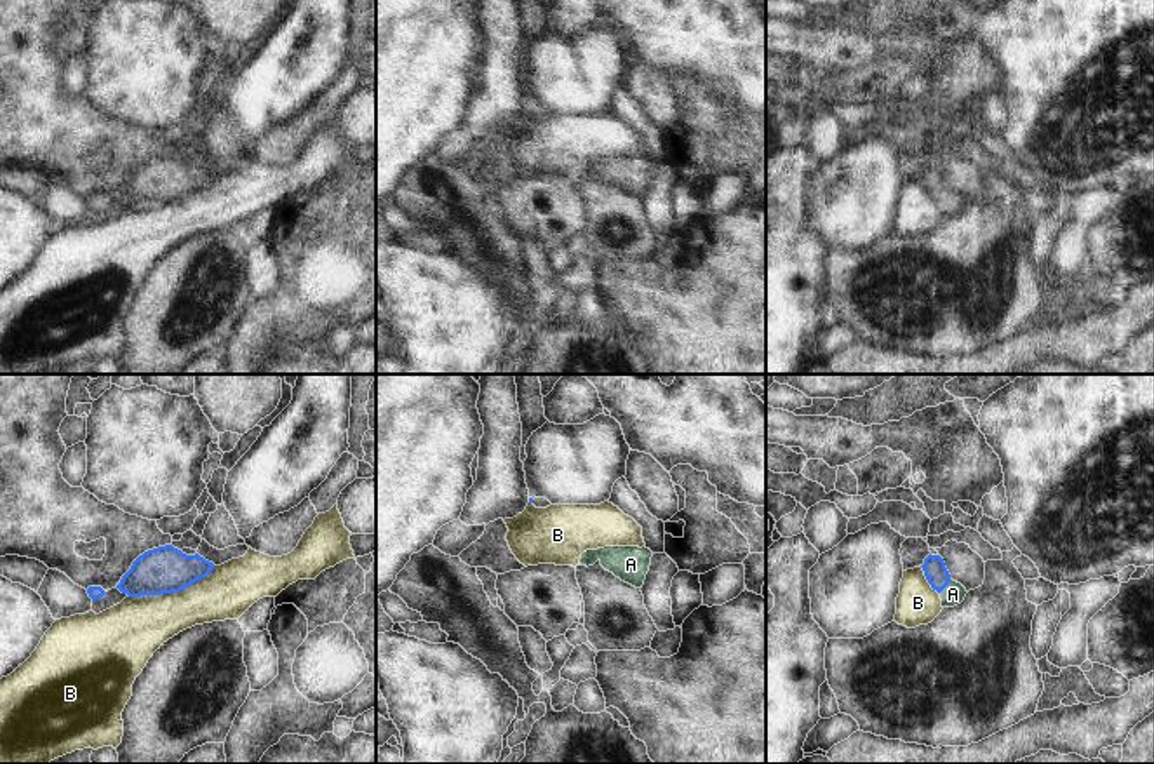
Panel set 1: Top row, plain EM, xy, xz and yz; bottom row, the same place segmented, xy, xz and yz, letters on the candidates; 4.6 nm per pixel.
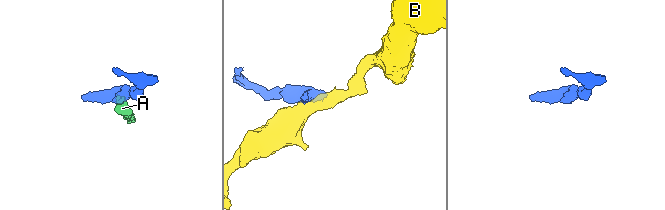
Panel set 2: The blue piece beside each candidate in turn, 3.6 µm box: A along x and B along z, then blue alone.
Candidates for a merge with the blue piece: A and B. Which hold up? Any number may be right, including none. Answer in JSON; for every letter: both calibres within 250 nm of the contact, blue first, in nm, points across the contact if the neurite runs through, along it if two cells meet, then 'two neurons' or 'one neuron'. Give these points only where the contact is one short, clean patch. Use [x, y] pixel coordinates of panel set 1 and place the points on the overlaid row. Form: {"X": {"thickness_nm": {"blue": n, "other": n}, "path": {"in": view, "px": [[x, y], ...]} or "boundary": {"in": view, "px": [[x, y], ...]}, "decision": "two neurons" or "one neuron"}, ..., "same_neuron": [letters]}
{"A": {"thickness_nm": {"blue": 110, "other": 100}, "path": {"in": "yz", "px": [[935, 571], [944, 587], [952, 594]]}, "decision": "one neuron"}, "B": {"thickness_nm": {"blue": 220, "other": 280}, "boundary": {"in": "xy", "px": [[214, 566], [183, 589], [129, 597]]}, "decision": "two neurons"}, "same_neuron": ["A"]}

